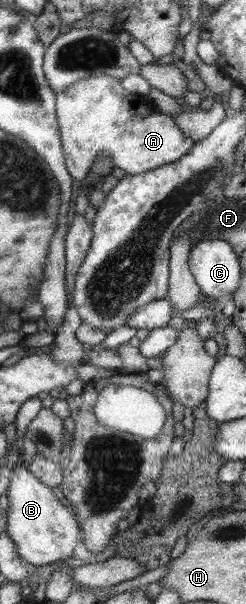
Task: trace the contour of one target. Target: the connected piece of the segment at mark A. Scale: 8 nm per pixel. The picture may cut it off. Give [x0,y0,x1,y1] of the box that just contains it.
[56,75,195,181]

